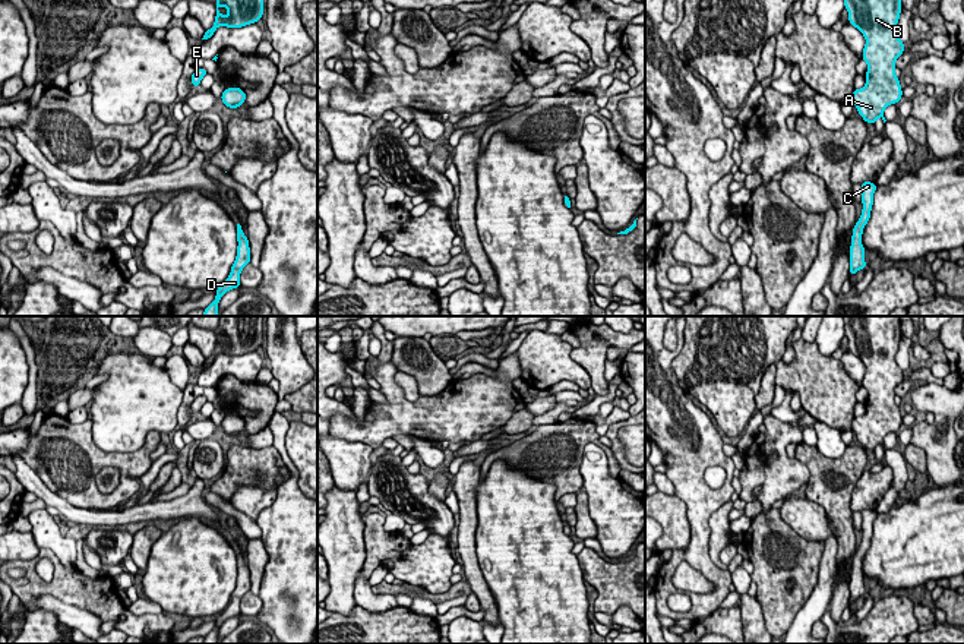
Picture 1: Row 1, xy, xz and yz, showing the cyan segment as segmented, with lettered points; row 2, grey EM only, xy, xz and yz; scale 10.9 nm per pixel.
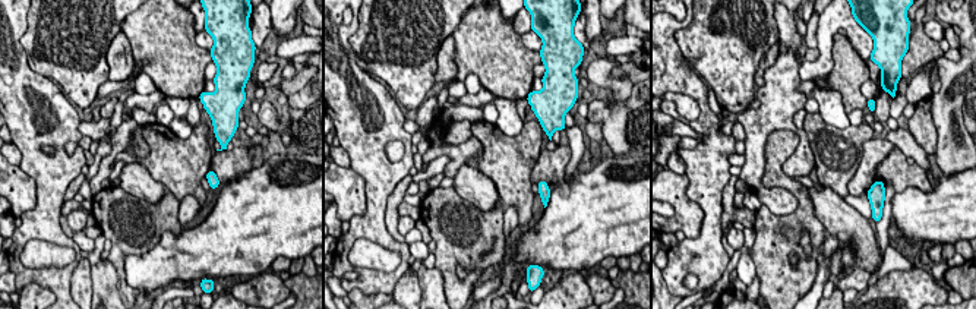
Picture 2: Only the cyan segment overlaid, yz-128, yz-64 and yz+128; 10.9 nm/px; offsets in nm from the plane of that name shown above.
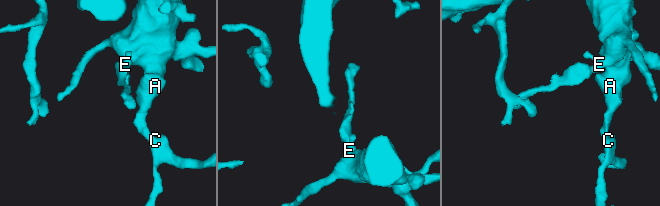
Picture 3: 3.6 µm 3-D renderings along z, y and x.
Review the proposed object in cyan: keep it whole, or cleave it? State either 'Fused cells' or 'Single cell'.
Single cell

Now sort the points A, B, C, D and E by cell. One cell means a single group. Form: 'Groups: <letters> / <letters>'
Groups: A B C D E

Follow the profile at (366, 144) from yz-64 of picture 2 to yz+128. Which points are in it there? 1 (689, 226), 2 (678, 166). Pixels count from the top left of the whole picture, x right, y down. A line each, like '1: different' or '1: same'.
1: different
2: different

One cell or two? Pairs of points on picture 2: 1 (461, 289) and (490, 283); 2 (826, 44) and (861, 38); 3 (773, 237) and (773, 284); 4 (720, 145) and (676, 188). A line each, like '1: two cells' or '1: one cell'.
1: two cells
2: one cell
3: one cell
4: two cells

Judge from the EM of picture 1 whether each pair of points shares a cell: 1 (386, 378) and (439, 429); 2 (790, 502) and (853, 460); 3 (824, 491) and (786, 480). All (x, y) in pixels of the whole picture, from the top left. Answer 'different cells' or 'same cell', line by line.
1: same cell
2: different cells
3: different cells

